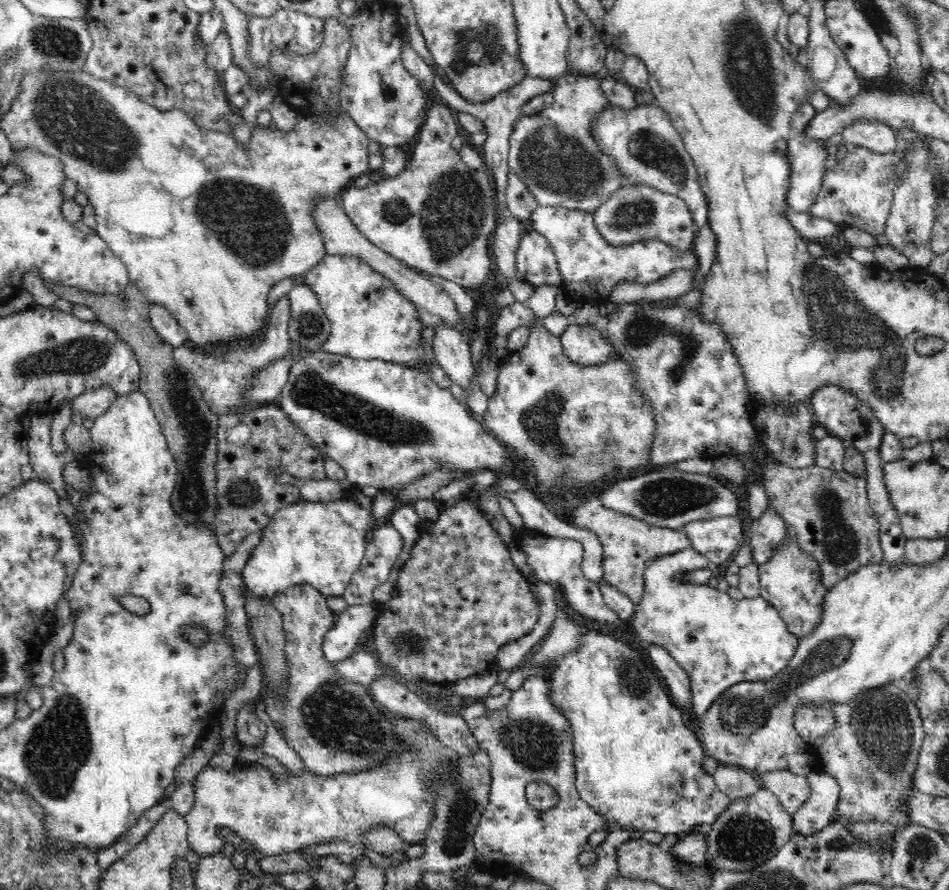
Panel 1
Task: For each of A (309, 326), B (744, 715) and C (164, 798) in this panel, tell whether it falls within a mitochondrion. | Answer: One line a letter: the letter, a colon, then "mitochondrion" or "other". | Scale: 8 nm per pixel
A: mitochondrion
B: mitochondrion
C: other

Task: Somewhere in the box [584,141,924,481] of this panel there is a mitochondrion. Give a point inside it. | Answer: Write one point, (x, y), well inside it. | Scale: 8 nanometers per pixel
(840, 314)

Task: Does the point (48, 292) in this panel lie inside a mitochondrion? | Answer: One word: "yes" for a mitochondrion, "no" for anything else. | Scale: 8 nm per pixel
no

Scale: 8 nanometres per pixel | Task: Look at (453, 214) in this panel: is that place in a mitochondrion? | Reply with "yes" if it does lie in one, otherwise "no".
yes

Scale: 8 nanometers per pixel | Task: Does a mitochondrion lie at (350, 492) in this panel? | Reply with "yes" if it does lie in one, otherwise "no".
no

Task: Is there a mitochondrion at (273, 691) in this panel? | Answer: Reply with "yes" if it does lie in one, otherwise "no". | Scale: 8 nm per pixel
no

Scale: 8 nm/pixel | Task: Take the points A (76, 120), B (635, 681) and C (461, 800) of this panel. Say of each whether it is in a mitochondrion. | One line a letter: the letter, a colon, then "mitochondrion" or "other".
A: mitochondrion
B: mitochondrion
C: mitochondrion

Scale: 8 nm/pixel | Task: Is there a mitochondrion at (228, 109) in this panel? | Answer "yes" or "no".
no

